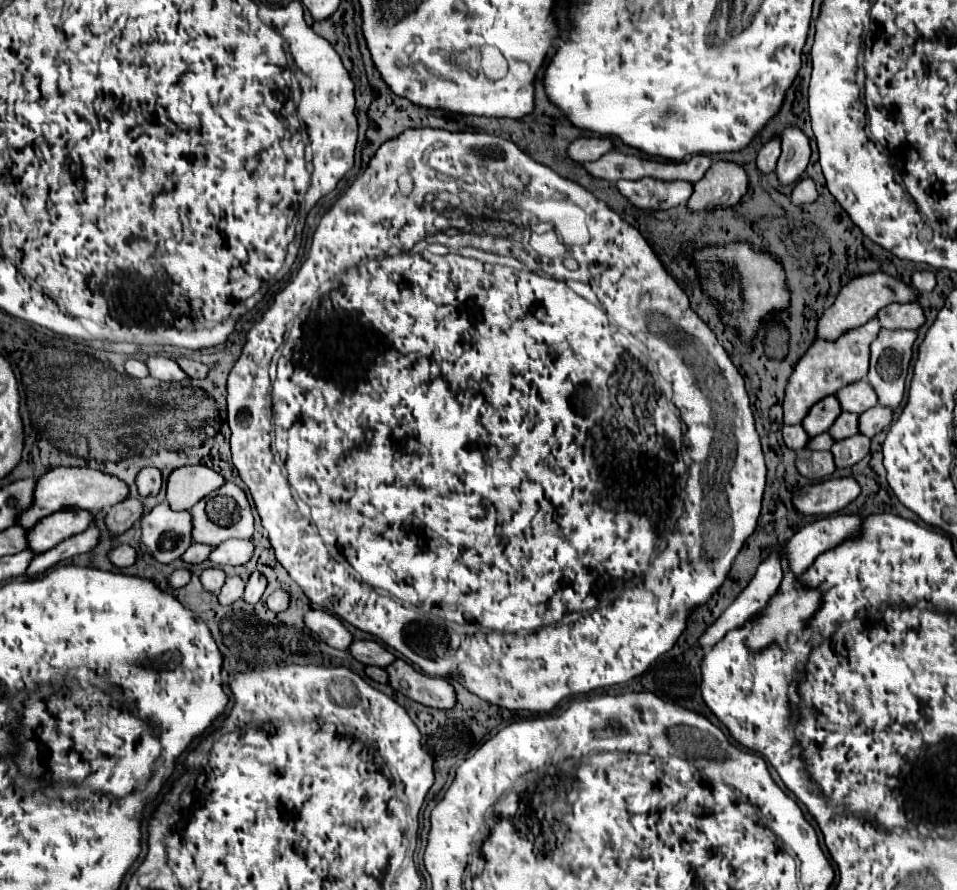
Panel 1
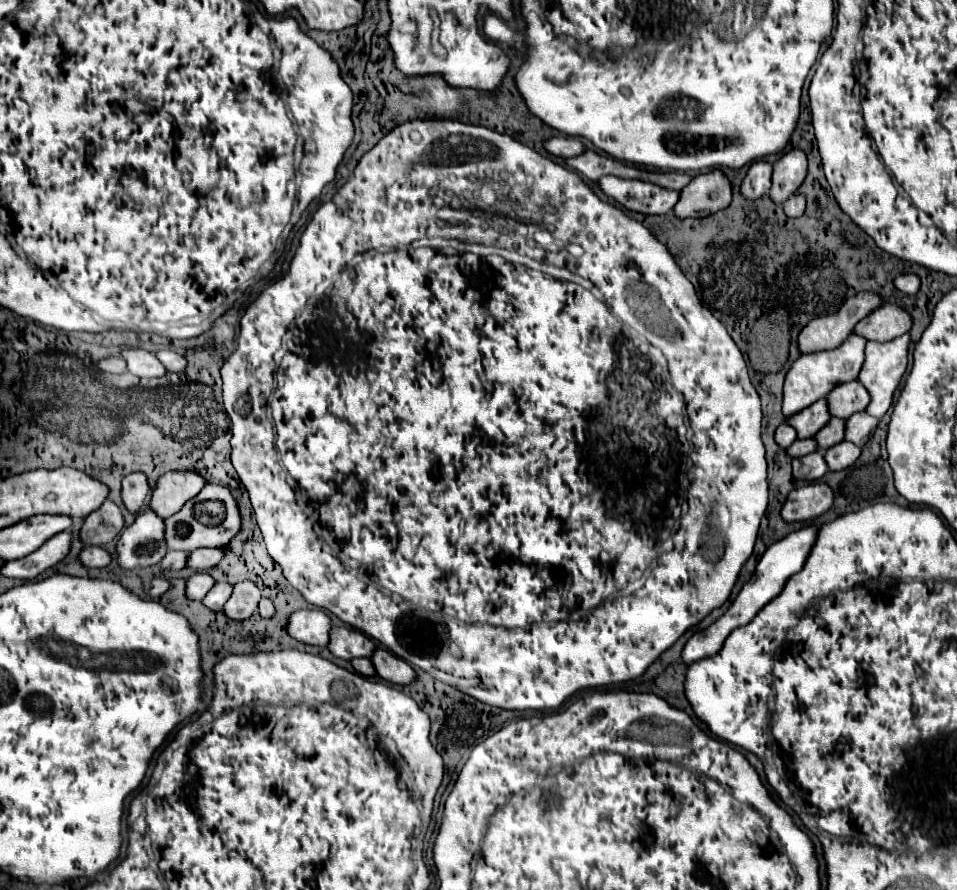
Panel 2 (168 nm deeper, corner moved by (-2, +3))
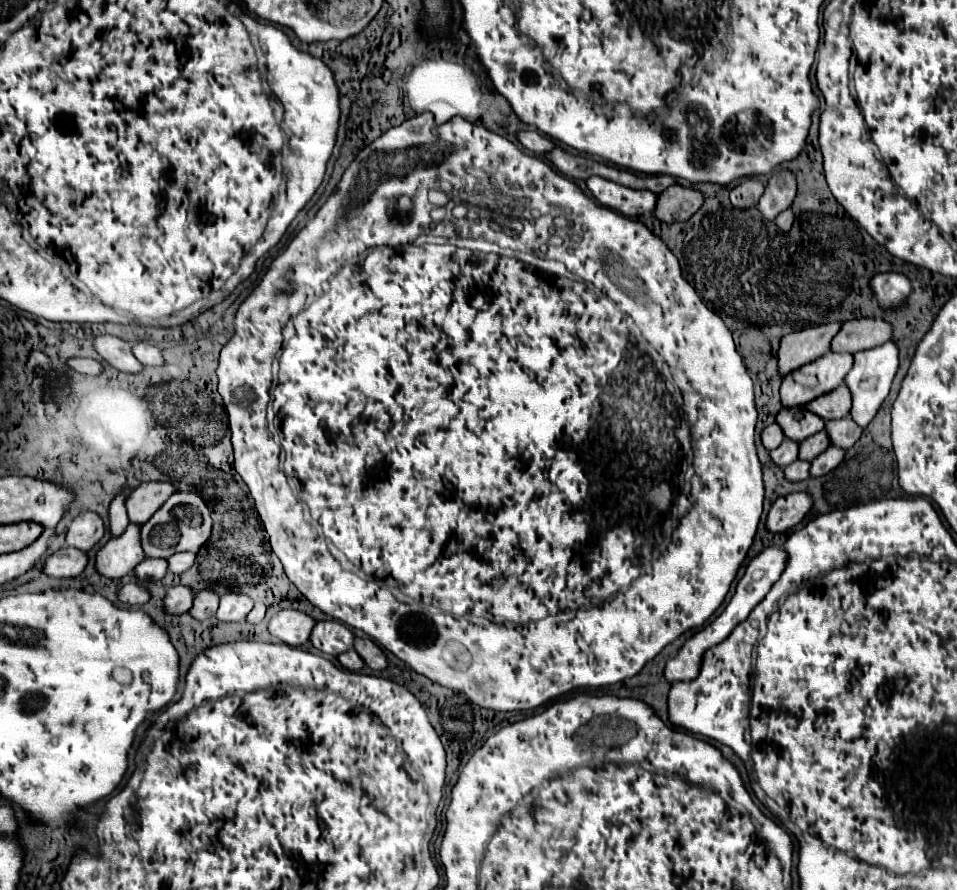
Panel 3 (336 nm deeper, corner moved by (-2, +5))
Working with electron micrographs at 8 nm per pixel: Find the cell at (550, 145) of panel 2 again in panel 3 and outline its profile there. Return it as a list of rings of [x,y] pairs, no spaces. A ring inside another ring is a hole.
[[[524,130],[524,132],[518,132],[518,142],[526,148],[526,150],[530,150],[530,152],[534,152],[534,154],[544,154],[544,152],[548,152],[548,148],[552,150],[554,148],[554,144],[546,138],[546,136],[542,136],[542,134],[538,134],[538,132],[530,132],[530,130]]]

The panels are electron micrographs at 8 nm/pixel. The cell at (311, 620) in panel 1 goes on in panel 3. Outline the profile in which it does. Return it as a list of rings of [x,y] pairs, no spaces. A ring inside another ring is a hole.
[[[280,610],[268,622],[268,630],[274,638],[278,638],[290,646],[302,646],[308,642],[314,624],[316,622],[304,612]]]

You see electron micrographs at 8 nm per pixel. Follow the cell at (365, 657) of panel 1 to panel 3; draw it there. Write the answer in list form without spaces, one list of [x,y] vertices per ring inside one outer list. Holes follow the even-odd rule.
[[[336,620],[316,622],[316,626],[312,628],[312,636],[310,636],[312,646],[330,656],[348,652],[352,648],[352,640],[354,640],[354,634]]]

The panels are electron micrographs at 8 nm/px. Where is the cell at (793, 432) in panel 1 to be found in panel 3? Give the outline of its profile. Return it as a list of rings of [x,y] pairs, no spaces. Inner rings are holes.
[[[770,424],[770,426],[766,426],[762,430],[762,446],[768,452],[774,450],[774,448],[778,448],[782,444],[782,440],[784,440],[784,434],[782,434],[782,430],[780,430],[778,424]]]

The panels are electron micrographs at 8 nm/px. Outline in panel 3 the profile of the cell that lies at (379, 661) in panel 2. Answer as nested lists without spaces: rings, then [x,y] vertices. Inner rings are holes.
[[[356,636],[354,638],[354,650],[366,662],[366,666],[372,668],[372,670],[384,670],[388,666],[386,656],[382,654],[382,650],[366,636]]]

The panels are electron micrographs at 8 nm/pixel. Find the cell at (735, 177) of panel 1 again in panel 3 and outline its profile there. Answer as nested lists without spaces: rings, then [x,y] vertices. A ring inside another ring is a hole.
[[[674,184],[658,194],[654,216],[666,224],[684,222],[700,206],[702,206],[702,194],[698,190],[682,188],[680,184]]]

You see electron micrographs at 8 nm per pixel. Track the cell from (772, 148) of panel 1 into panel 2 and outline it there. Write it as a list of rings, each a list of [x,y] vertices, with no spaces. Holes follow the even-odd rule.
[[[766,160],[754,162],[742,182],[742,194],[748,200],[760,198],[764,192],[770,190],[770,178],[772,178],[772,164]]]

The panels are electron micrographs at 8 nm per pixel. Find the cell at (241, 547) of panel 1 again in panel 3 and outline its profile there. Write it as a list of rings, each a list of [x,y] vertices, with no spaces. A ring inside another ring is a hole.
[[[180,552],[176,556],[170,556],[168,558],[168,572],[182,574],[194,564],[194,560],[196,560],[196,554],[192,554],[192,552]]]

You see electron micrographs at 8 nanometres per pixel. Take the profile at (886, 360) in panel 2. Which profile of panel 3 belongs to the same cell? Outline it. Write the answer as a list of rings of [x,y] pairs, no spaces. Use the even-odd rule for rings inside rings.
[[[886,342],[882,346],[864,350],[864,352],[856,352],[854,354],[854,366],[846,376],[846,386],[852,394],[852,408],[850,408],[850,416],[858,426],[868,426],[870,420],[876,416],[878,408],[882,406],[884,398],[890,392],[894,374],[898,370],[898,346],[894,342]]]

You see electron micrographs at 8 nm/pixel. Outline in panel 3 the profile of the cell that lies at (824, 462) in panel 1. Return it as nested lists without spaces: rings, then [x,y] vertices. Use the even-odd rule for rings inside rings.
[[[796,460],[796,462],[792,462],[792,464],[788,464],[788,466],[784,468],[784,476],[786,476],[786,480],[790,480],[790,482],[798,482],[798,480],[806,480],[806,478],[810,476],[808,470],[810,470],[810,462]]]

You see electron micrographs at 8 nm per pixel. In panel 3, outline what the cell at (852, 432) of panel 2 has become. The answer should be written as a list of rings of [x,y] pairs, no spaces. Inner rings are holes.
[[[850,416],[846,418],[840,418],[840,420],[832,420],[832,422],[826,422],[824,430],[828,432],[828,438],[830,438],[830,444],[832,446],[838,446],[838,448],[852,448],[854,442],[860,438],[862,434],[862,428],[854,424],[854,420]]]

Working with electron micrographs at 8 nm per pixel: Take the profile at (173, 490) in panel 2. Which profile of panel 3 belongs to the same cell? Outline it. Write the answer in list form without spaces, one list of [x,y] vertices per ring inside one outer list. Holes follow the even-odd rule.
[[[142,482],[126,496],[126,512],[132,524],[144,524],[176,488],[170,482]]]

